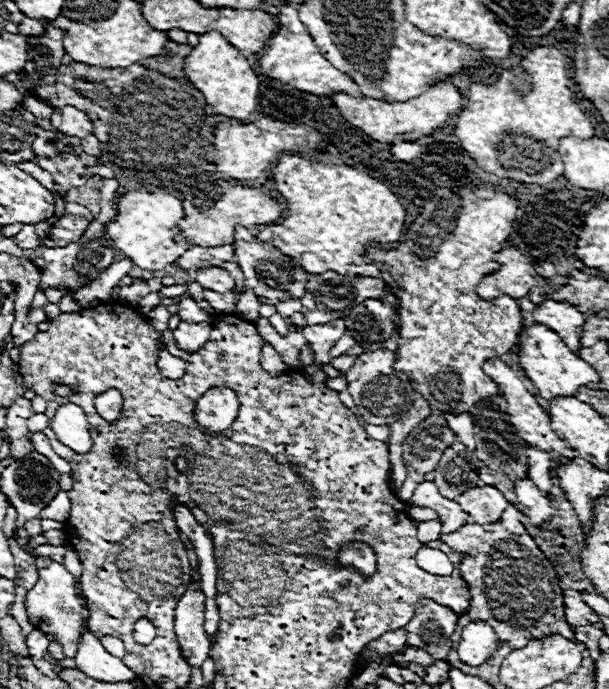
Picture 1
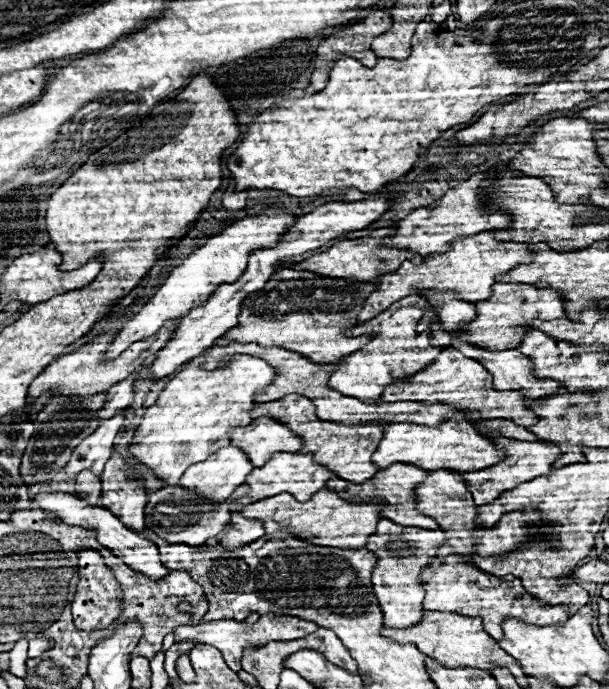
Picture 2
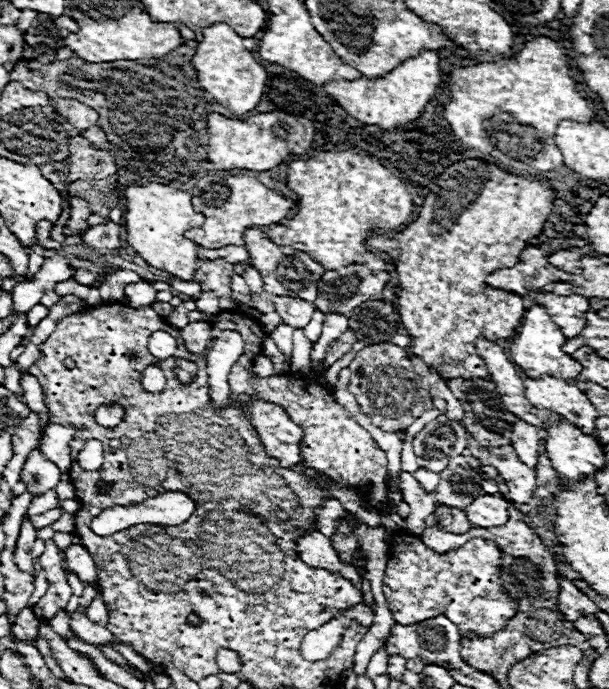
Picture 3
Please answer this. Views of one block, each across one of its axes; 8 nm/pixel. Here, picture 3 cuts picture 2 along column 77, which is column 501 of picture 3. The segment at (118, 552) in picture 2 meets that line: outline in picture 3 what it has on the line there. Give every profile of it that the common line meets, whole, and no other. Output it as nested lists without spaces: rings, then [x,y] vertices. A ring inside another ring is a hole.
[[[500,494],[478,496],[468,508],[464,508],[468,520],[480,528],[506,524],[506,520],[508,520],[506,510],[508,510],[508,502]]]

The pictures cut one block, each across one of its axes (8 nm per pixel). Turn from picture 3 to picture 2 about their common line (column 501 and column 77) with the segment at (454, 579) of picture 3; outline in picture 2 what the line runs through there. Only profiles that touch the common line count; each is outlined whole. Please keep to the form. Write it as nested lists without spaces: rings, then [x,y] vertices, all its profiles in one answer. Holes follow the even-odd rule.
[[[80,550],[78,554],[78,584],[72,600],[72,616],[74,624],[82,632],[106,630],[114,620],[120,618],[122,612],[122,588],[114,576],[114,572],[104,564],[104,558],[96,550]]]

